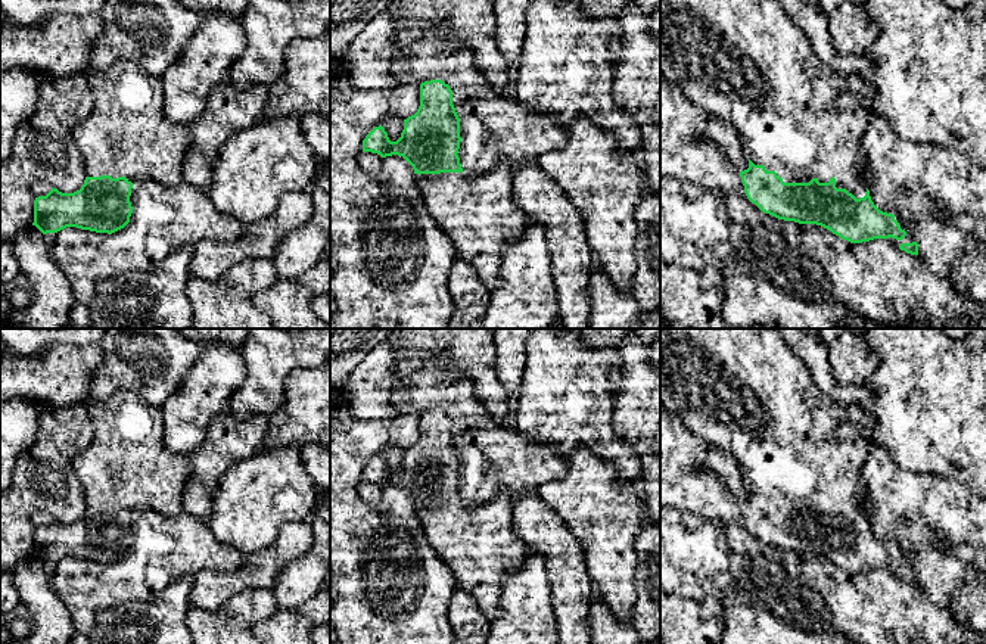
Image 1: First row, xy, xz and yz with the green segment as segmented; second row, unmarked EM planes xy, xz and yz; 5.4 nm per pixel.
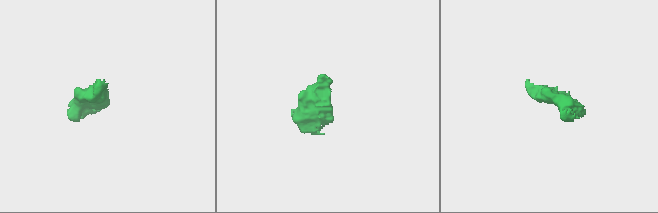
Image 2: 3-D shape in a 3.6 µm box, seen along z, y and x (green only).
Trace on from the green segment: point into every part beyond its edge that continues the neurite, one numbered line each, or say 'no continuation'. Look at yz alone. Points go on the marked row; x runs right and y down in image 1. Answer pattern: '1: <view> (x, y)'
1: yz (742, 61)

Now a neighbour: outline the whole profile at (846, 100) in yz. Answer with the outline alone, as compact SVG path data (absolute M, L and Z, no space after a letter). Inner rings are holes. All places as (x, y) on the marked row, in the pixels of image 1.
M842 91L836 96L836 106L840 111L852 111L862 103L862 97L853 91Z

